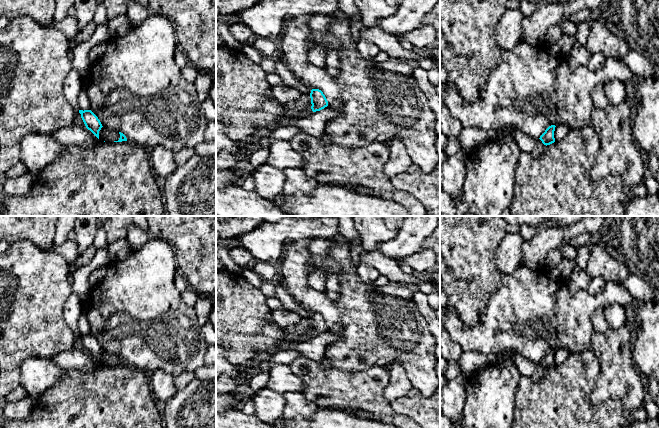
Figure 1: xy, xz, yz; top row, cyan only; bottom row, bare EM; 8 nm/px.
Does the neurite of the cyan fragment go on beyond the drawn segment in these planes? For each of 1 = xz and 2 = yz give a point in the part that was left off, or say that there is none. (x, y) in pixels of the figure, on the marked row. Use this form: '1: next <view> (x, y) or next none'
1: next none
2: next none

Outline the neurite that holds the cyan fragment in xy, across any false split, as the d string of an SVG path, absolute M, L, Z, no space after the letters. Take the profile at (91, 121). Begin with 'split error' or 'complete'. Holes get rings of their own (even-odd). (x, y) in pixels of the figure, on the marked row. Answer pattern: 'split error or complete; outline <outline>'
complete; outline M79 110L79 113L86 128L99 139L99 131L103 126L98 117L91 110Z

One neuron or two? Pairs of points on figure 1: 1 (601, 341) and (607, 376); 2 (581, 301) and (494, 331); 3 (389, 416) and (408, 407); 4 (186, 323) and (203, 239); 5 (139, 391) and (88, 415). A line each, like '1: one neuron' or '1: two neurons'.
1: one neuron
2: one neuron
3: two neurons
4: two neurons
5: one neuron

